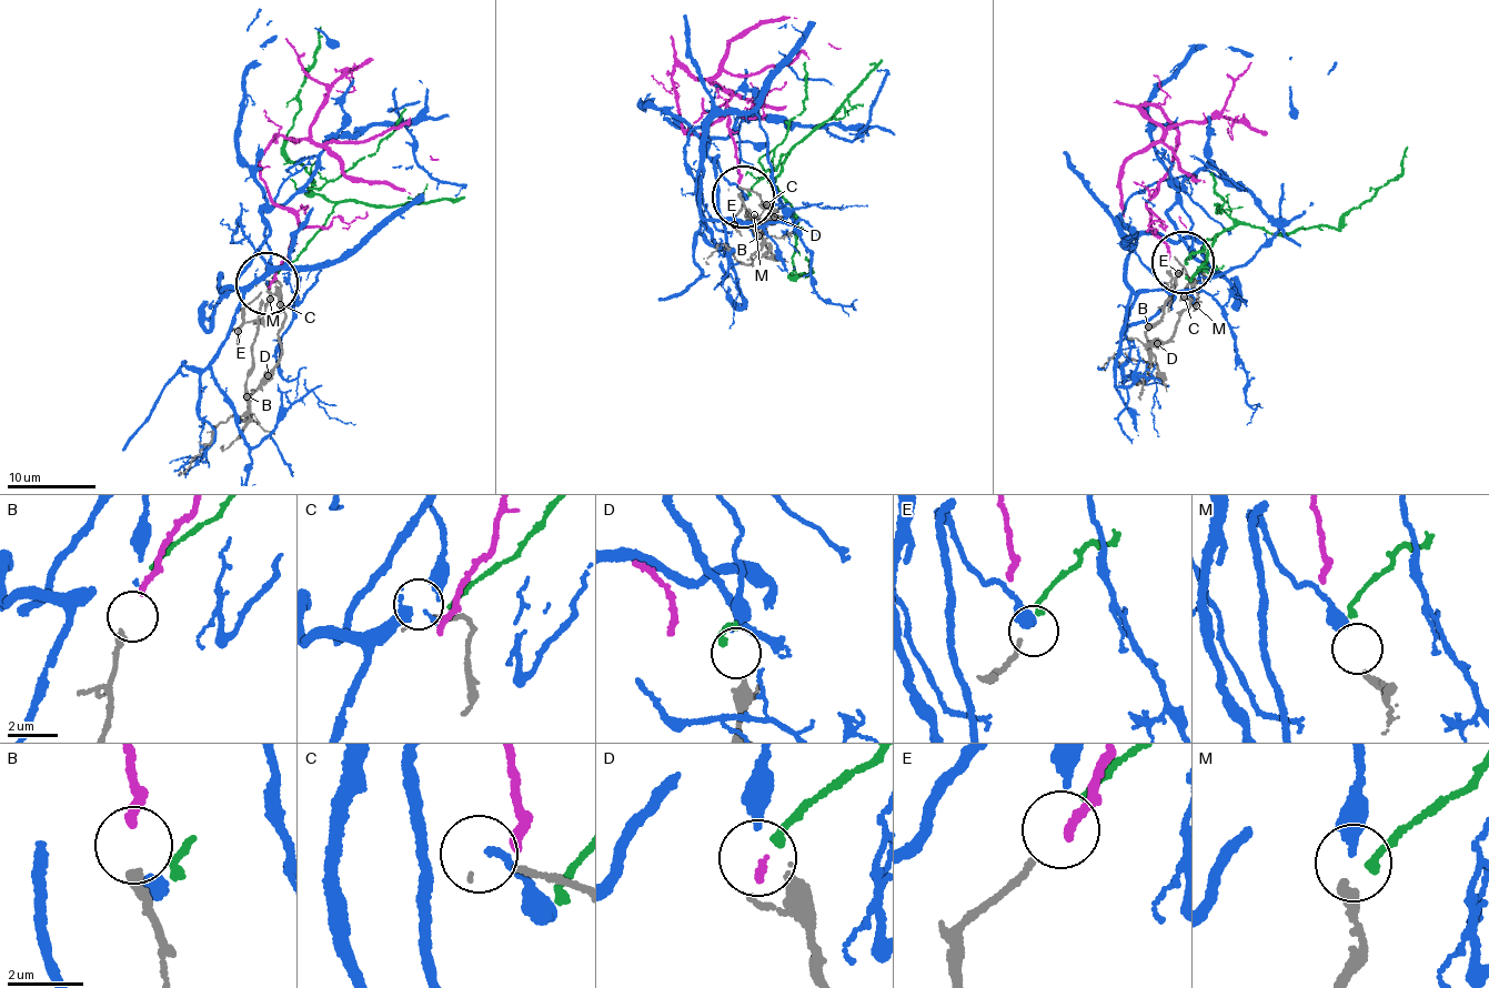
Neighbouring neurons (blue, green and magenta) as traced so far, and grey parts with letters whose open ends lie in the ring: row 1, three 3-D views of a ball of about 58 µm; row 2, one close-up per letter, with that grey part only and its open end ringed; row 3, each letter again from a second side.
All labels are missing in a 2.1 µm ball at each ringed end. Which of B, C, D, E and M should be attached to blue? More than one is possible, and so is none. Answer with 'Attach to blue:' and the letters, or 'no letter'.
Attach to blue: D

